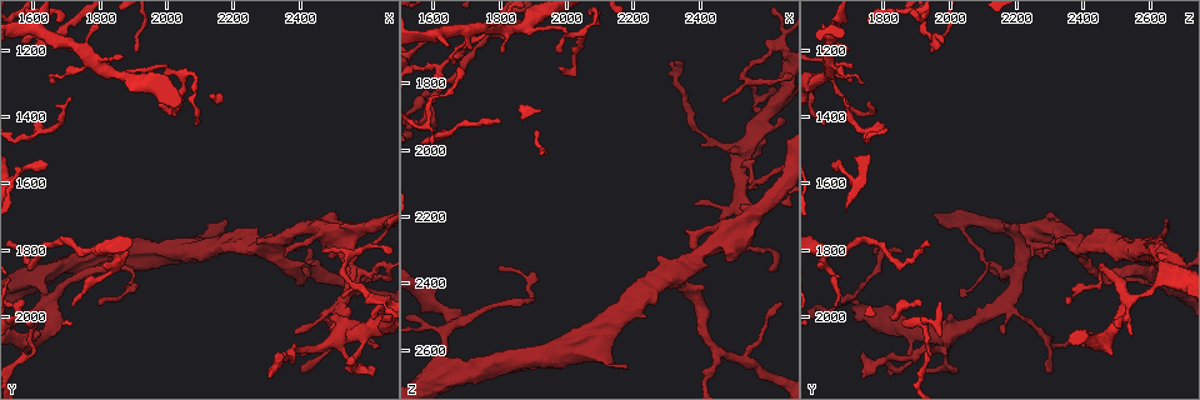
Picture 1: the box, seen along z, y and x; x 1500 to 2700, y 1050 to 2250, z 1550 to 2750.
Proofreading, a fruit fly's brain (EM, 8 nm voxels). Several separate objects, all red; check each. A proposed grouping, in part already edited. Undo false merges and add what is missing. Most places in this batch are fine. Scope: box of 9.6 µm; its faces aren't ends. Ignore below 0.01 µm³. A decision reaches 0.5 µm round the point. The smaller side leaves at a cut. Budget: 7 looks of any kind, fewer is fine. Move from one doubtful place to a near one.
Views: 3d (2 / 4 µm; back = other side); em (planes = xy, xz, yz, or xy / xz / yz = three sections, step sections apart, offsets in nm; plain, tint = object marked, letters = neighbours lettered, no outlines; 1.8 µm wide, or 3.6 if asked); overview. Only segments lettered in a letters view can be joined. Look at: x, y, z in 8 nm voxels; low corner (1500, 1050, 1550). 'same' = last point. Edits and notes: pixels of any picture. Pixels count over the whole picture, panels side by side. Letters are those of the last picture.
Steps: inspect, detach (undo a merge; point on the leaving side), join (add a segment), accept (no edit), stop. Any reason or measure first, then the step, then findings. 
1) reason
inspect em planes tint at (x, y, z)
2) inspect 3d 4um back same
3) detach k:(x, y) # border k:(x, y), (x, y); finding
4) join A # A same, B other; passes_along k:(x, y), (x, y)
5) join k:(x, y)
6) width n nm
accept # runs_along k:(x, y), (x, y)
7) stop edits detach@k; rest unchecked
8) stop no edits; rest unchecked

a fork
inspect em planes plain at (2450, 1870, 2600)

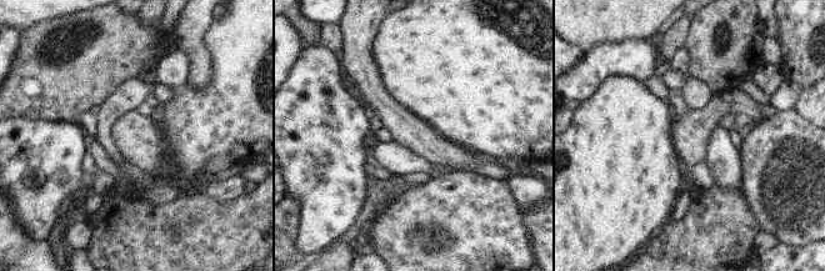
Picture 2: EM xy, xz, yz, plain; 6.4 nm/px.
what lies round it
inspect em planes letters same

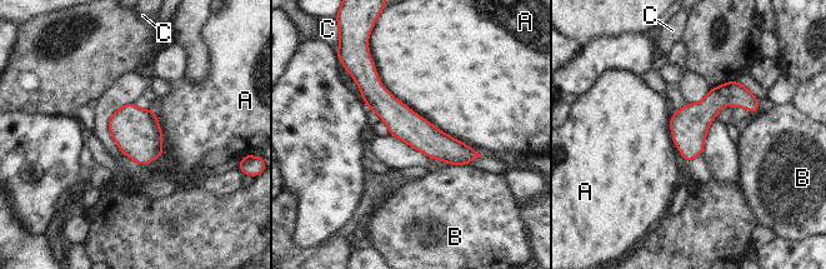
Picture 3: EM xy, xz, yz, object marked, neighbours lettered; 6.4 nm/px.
accept # A other, B other, C other; runs_along 3:(364, 73), (410, 128), (474, 154); all the same neuron

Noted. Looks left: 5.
looks like a crossing
inspect 3d 2um back at (1650, 1940, 2530)

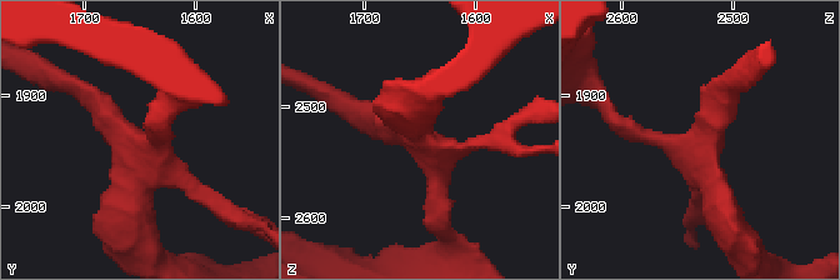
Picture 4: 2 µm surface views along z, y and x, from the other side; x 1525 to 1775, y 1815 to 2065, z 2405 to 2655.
inspect em planes letters at (1648, 1946, 2538)

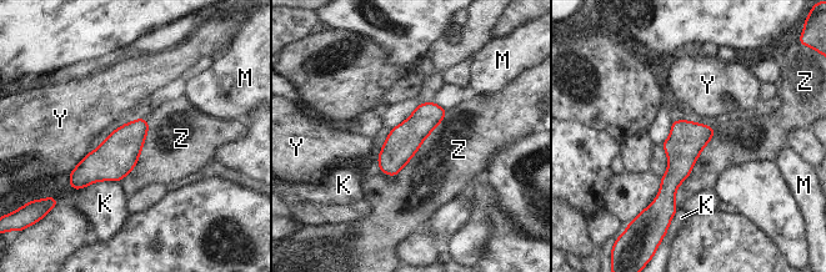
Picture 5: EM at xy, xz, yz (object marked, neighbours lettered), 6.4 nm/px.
accept # K other, M other, Y other, Z other; runs_along 5:(710, 129), (681, 157), (665, 208); all the same neuron

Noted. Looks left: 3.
calibre changes
inspect 3d 2um at (2640, 1940, 1690)

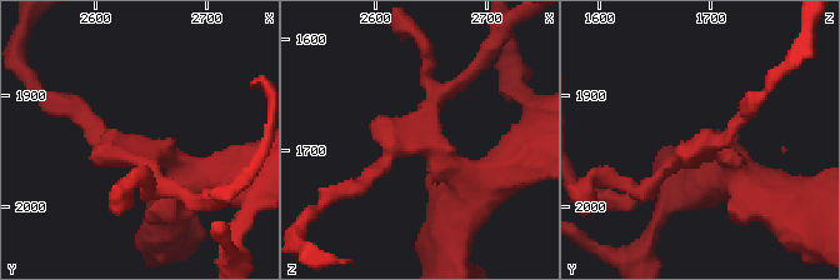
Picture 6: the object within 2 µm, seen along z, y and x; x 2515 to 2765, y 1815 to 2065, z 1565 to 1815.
inspect em planes tint at (2636, 1948, 1696)

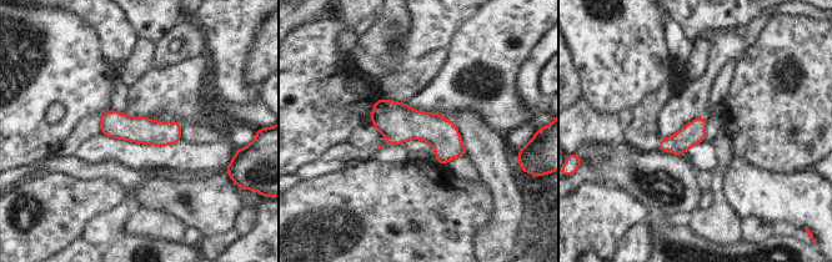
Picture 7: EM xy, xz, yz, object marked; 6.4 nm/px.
inspect em planes letters same

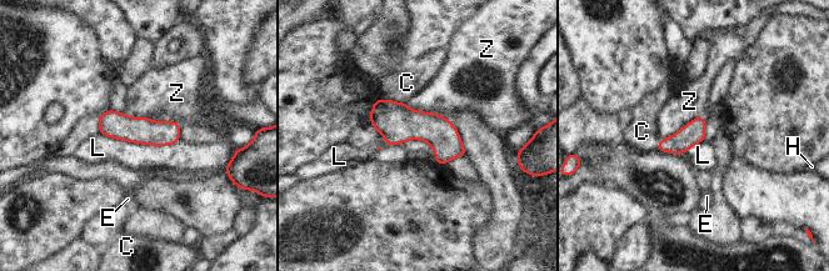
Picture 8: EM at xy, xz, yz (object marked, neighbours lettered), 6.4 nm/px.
width 140 nm
accept # C other, E other, H other, L other, Z other; continuous, no second neuron

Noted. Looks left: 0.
stop no edits; rest unchecked

